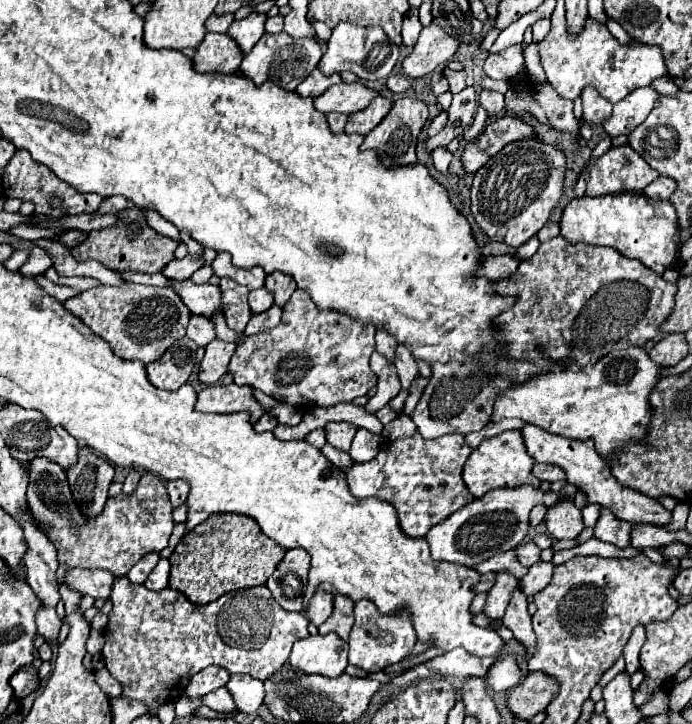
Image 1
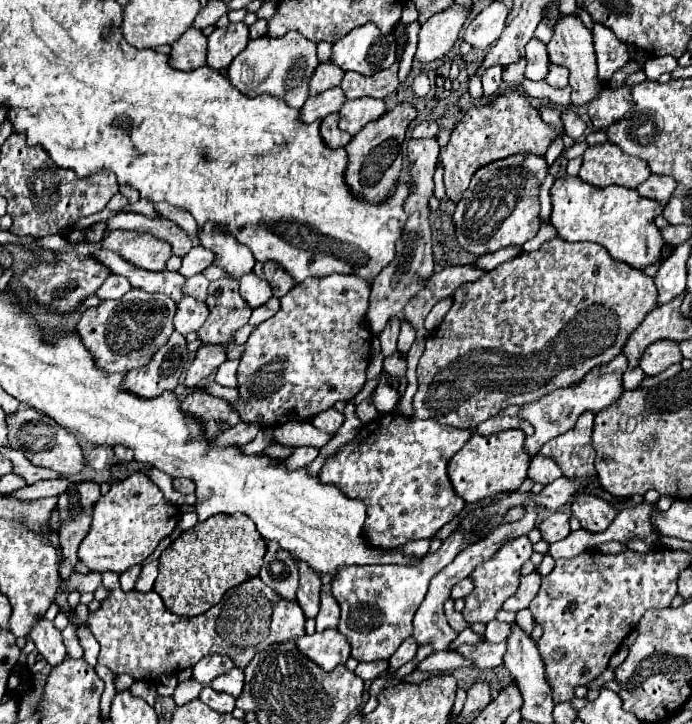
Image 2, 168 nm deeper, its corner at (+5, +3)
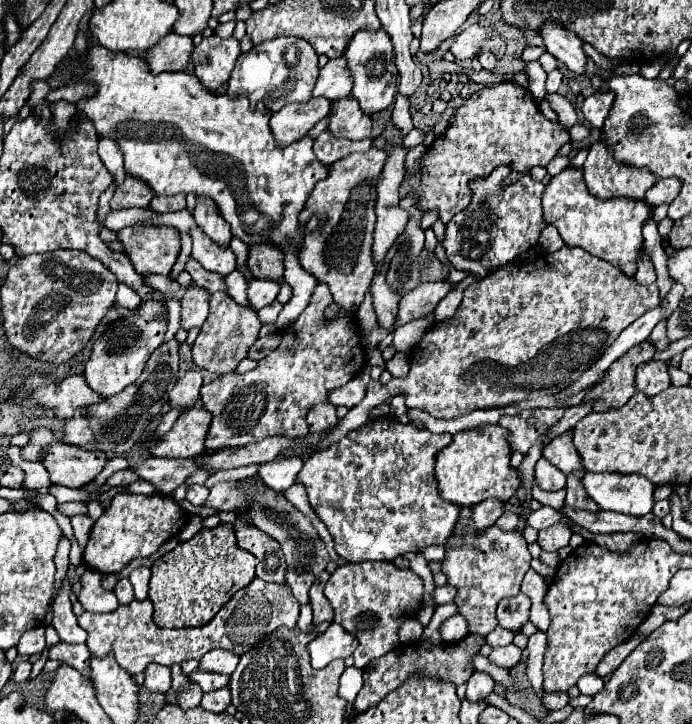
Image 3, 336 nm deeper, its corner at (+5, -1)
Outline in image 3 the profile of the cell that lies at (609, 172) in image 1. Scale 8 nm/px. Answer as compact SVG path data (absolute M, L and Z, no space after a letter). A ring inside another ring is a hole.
M596 142L588 150L588 158L584 162L584 182L590 194L608 200L608 198L630 198L630 200L644 200L650 186L656 184L656 176L648 168L634 168L626 162L618 162L604 142Z

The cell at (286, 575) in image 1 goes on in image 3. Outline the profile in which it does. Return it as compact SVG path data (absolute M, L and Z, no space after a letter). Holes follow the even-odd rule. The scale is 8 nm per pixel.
M218 512L217 516L220 516L221 522L230 522L234 526L234 532L236 532L236 538L238 538L238 546L248 550L250 554L254 554L258 558L256 576L266 580L266 582L282 584L284 578L286 578L286 562L284 562L280 544L276 544L274 538L266 536L256 526L242 522L234 514Z

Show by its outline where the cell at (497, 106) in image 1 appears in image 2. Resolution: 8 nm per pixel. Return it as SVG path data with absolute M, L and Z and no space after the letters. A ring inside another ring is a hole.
M492 66L492 68L488 68L484 72L482 88L484 88L484 96L486 98L492 98L498 92L498 88L502 84L502 76L500 74L502 74L502 66Z

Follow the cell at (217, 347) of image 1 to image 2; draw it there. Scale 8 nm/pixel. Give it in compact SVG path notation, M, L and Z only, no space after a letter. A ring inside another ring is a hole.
M202 344L196 352L192 366L188 368L184 384L190 388L200 386L218 366L226 360L226 350L220 344Z

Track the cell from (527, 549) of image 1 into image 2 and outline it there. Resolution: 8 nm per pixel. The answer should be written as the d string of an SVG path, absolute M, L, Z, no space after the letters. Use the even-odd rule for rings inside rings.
M520 536L520 538L514 538L514 540L506 542L494 554L494 558L478 564L478 568L470 574L476 588L470 596L466 596L466 608L462 610L462 616L464 616L466 622L486 624L486 622L494 620L494 616L502 608L502 604L516 592L516 588L520 584L520 568L530 558L530 554L532 554L532 542L528 540L528 536Z

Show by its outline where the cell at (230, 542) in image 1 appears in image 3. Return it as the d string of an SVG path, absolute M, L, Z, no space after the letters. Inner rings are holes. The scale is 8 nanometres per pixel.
M220 524L216 528L202 528L194 538L180 542L174 550L160 556L152 564L152 578L148 588L148 598L154 604L154 624L160 628L188 628L188 626L204 626L208 624L218 610L234 596L236 590L244 588L254 580L254 568L258 560L236 544L232 524Z

